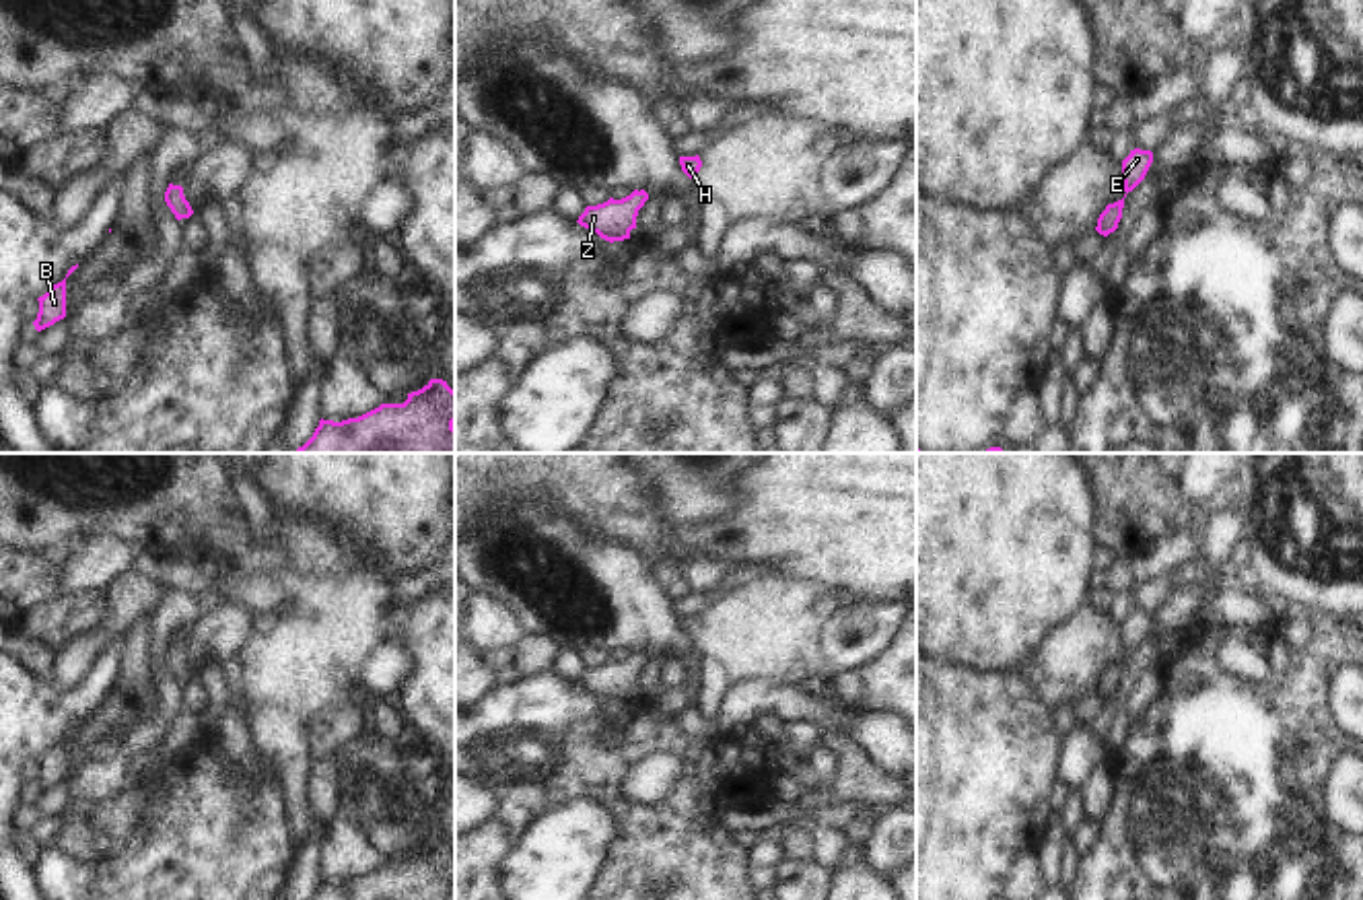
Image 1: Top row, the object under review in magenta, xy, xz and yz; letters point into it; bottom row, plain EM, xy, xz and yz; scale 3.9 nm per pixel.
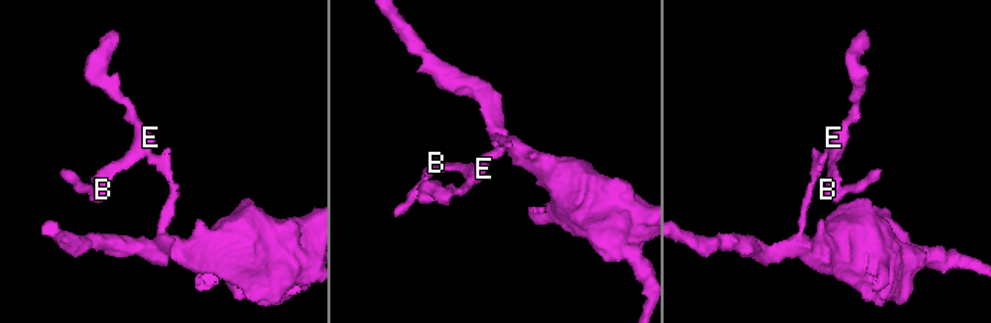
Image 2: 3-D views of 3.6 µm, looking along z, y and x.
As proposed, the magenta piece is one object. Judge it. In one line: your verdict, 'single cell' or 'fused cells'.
single cell

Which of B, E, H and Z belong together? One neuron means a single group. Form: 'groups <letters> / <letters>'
groups B E H Z

